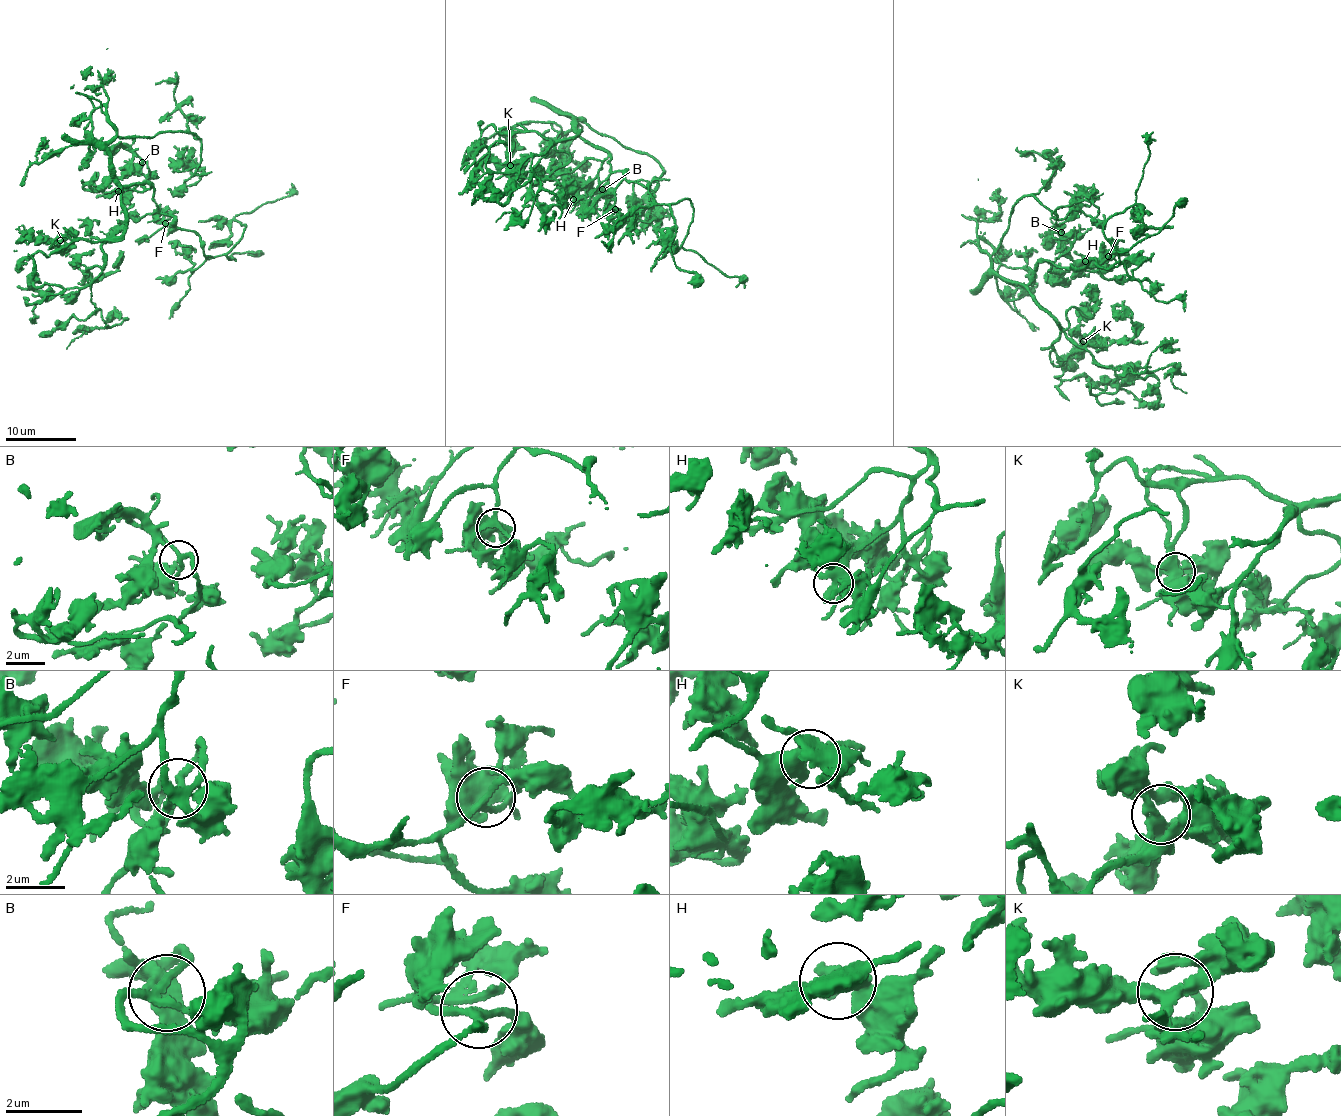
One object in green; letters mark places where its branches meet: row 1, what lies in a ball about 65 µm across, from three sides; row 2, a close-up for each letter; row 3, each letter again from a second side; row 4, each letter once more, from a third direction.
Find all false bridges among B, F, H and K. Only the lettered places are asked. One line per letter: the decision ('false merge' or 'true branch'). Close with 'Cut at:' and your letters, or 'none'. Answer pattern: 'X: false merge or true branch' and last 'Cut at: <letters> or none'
B: true branch
F: true branch
H: true branch
K: true branch
Cut at: none

